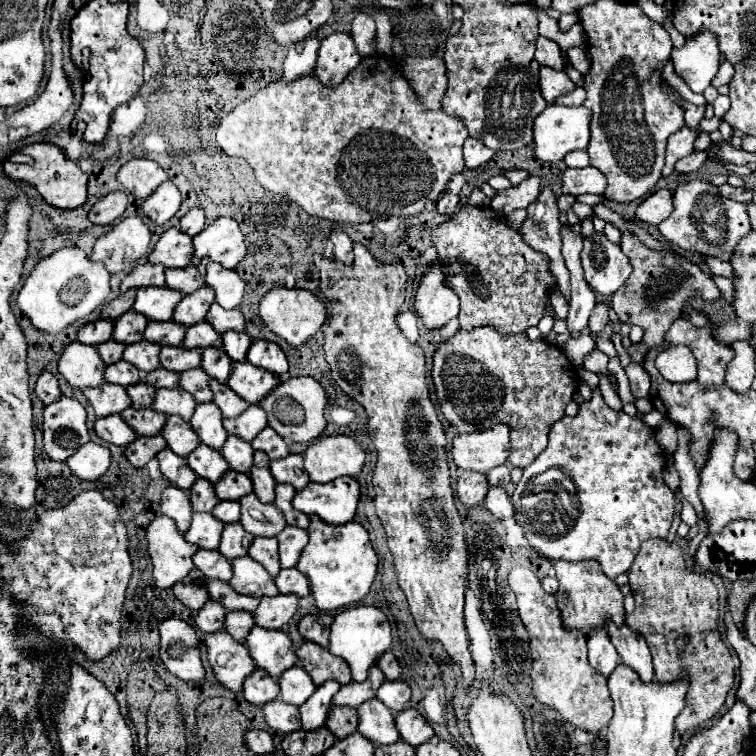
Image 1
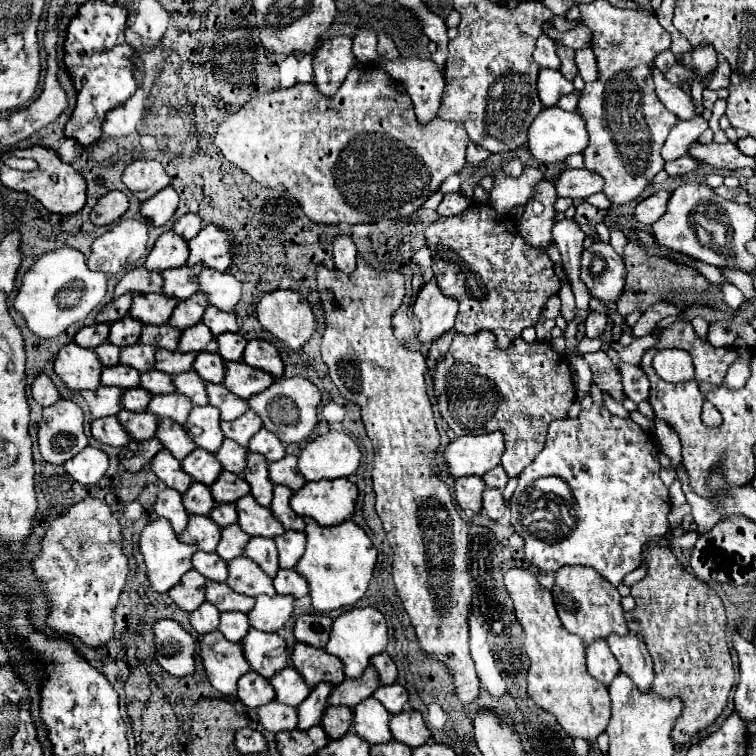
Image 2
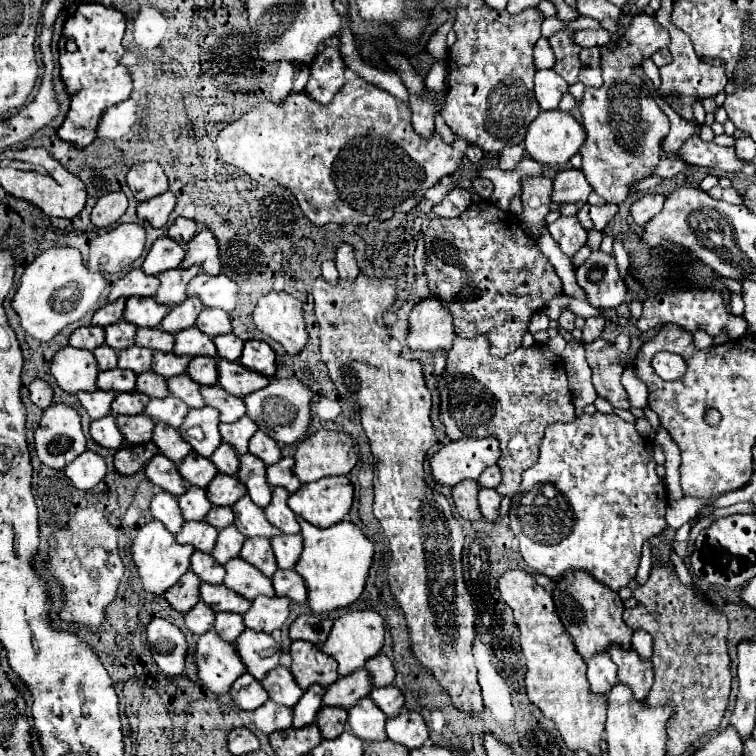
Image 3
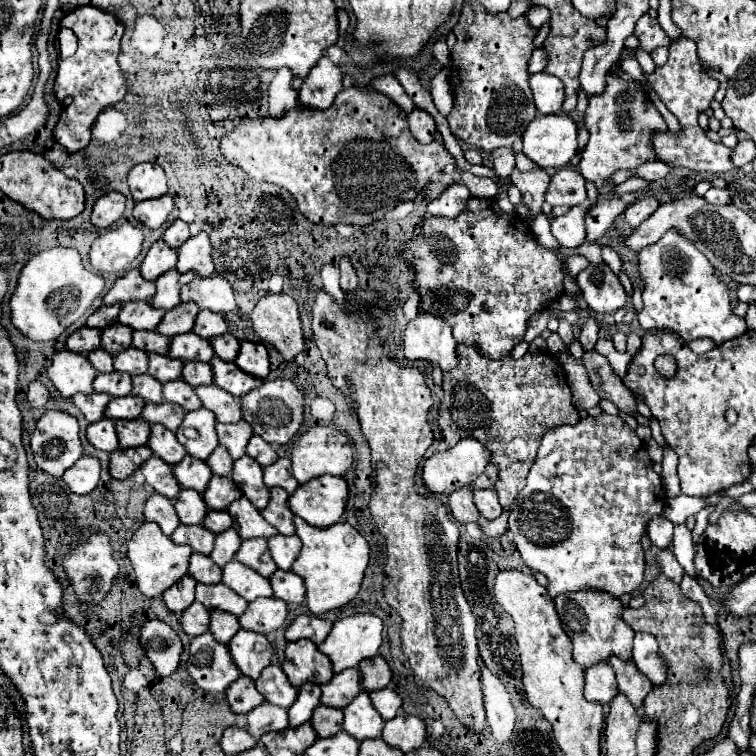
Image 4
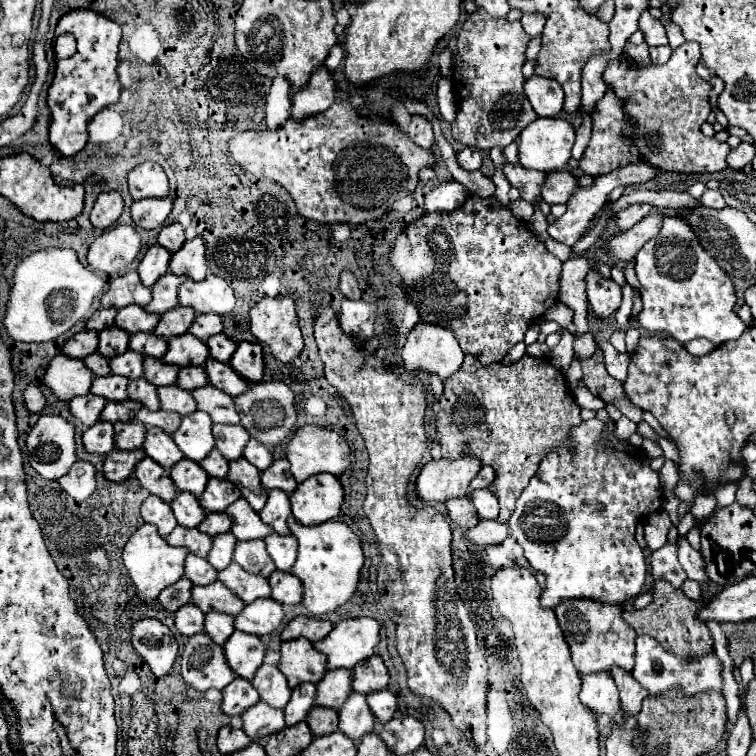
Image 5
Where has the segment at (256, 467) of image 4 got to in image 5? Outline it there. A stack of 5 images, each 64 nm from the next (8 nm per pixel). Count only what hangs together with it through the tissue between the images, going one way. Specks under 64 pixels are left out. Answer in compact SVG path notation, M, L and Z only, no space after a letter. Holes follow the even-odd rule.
M238 458L238 460L230 462L228 472L230 472L228 474L230 482L236 484L236 488L242 492L242 496L248 500L248 504L256 512L260 512L268 498L268 490L260 482L260 470L254 464L250 464L246 458Z

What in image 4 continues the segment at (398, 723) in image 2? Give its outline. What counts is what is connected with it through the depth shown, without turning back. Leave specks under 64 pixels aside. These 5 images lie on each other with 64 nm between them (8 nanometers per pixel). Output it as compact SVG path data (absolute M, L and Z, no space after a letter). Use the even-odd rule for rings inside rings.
M396 716L386 722L382 730L382 740L390 746L400 748L402 752L410 752L420 748L426 740L426 724L418 716Z

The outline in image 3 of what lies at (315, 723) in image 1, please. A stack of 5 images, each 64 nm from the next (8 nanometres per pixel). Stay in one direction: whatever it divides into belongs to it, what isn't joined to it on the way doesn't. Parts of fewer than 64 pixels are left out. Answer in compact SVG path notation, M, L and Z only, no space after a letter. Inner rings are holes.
M314 684L304 692L300 702L294 706L294 728L304 728L304 726L316 722L316 716L322 708L324 692L326 692L326 688L320 684Z

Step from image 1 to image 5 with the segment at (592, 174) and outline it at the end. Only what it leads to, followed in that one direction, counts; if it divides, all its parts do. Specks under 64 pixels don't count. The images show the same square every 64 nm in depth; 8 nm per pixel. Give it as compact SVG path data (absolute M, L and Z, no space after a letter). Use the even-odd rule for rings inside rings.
M570 170L550 172L542 186L542 200L548 204L566 204L576 188L580 188L580 182Z

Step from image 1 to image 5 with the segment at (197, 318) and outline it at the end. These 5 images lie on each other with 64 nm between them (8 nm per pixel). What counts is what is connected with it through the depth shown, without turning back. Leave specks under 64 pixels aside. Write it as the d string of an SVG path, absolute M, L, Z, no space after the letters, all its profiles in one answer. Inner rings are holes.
M178 306L174 310L168 310L166 314L160 316L160 322L154 328L154 334L162 336L162 338L180 336L180 334L188 332L188 328L192 326L194 316L196 316L194 308L188 308L188 306Z

